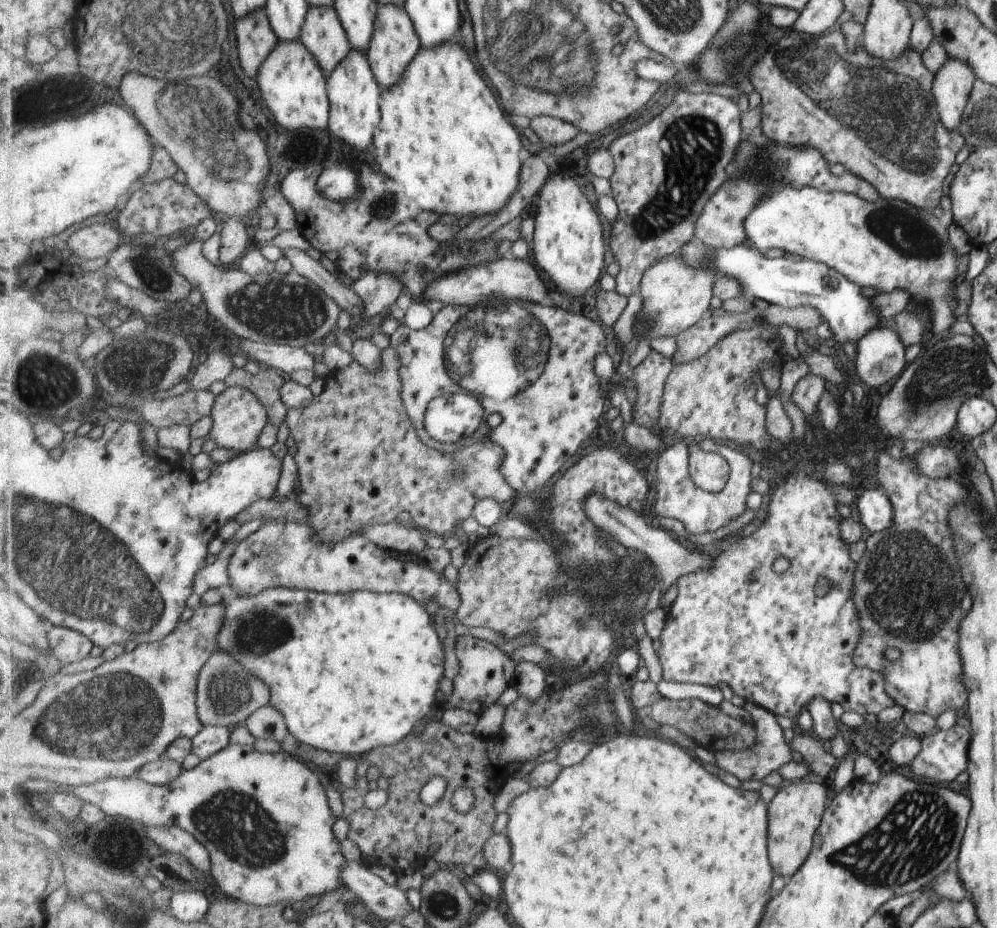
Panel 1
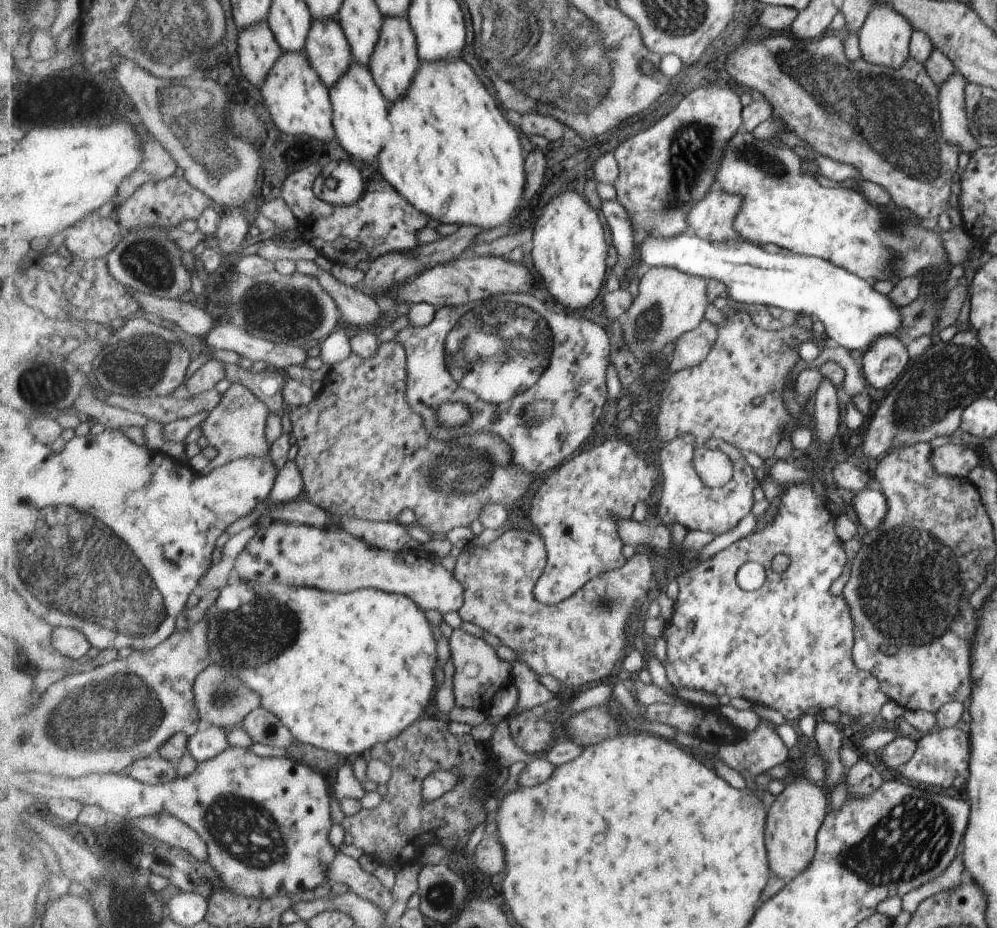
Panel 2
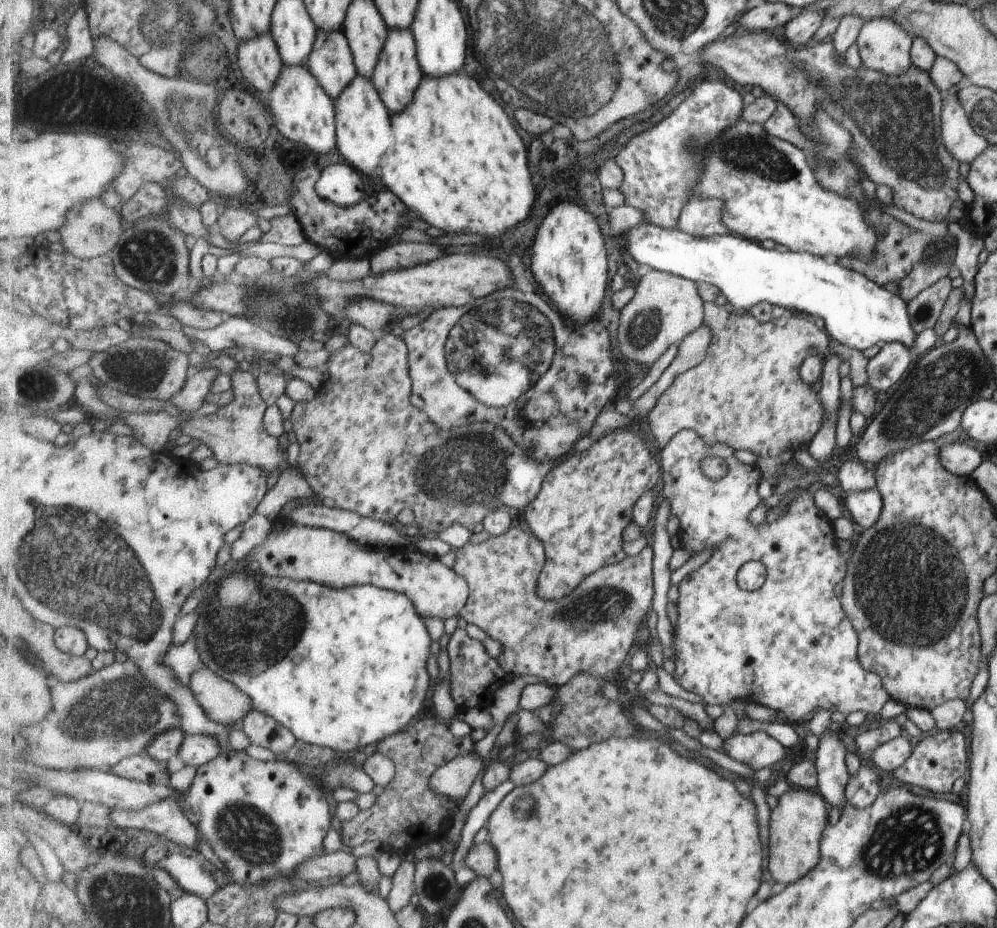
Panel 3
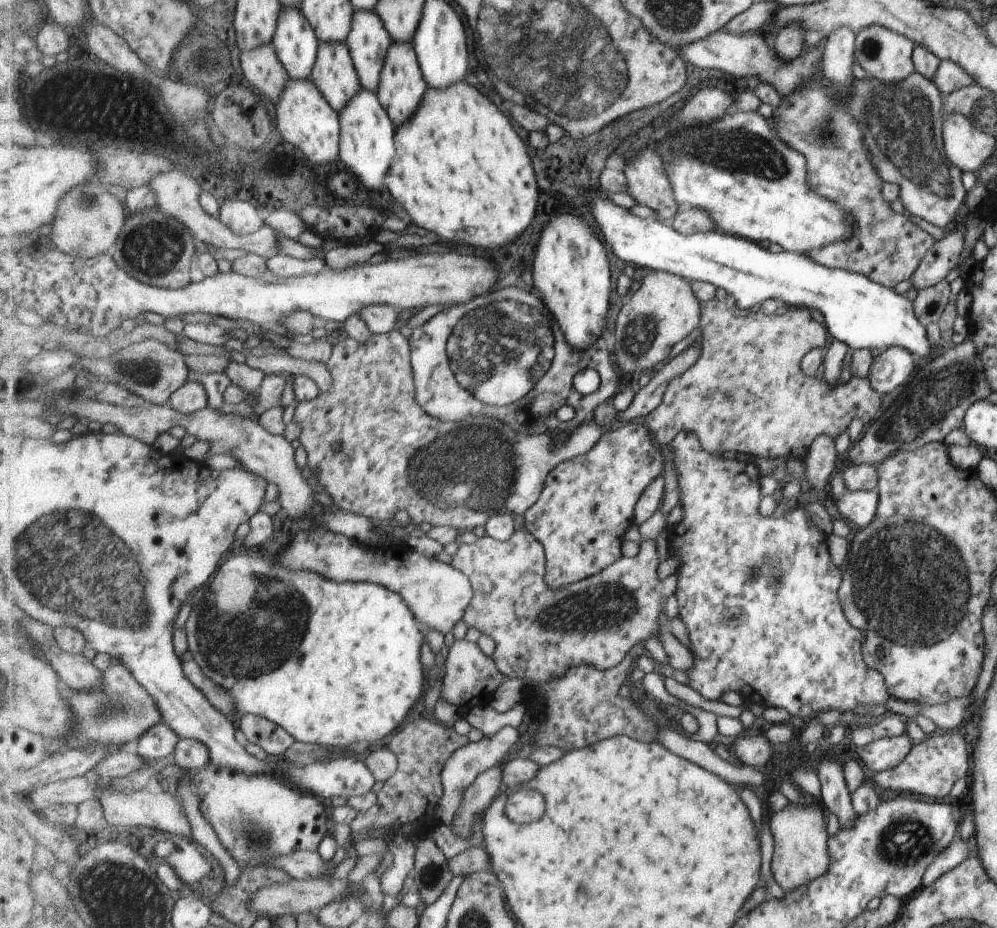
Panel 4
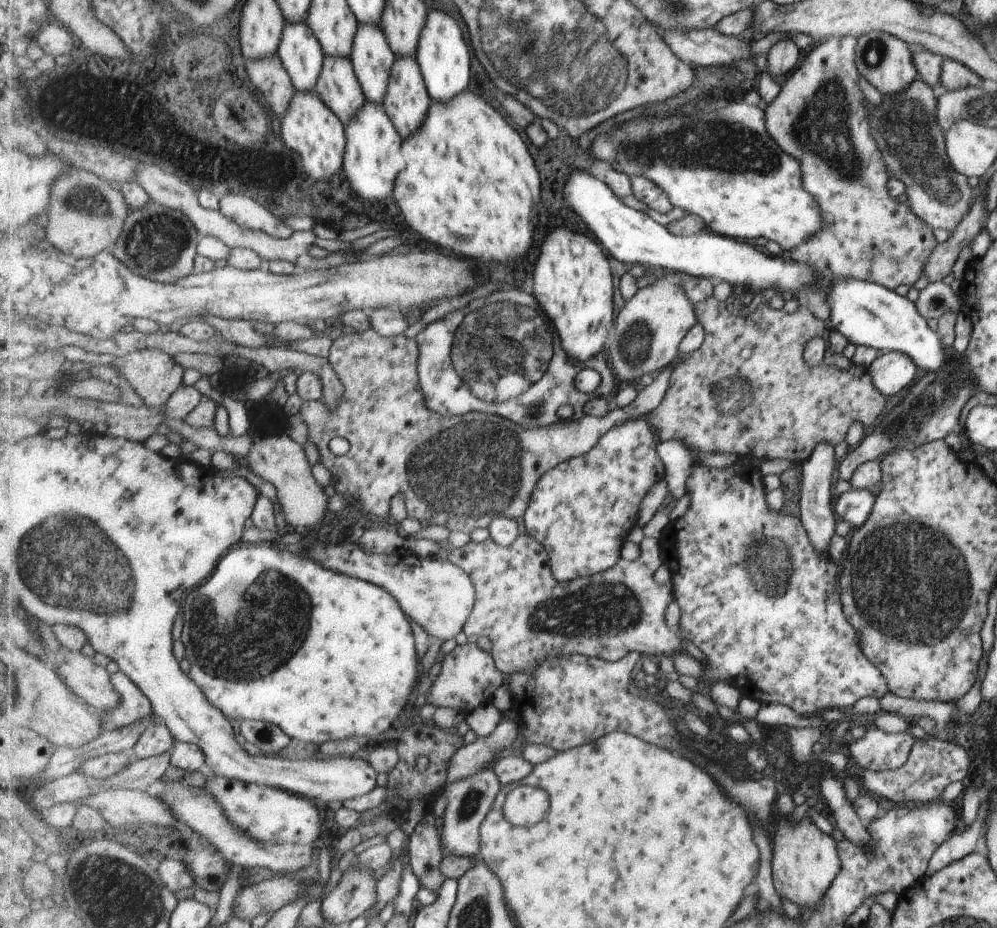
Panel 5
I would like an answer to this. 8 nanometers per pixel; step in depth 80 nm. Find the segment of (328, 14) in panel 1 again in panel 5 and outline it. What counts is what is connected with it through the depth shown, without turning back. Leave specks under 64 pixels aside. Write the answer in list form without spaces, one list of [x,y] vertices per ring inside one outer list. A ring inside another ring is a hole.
[[[328,56],[317,91],[346,127],[353,122],[353,118],[357,118],[357,114],[361,114],[368,101],[351,58]]]

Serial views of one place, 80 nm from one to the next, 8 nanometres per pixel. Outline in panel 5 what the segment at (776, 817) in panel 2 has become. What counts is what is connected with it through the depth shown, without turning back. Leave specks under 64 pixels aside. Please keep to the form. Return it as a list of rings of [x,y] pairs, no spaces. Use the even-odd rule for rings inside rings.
[[[788,817],[778,820],[773,832],[773,850],[771,858],[771,880],[773,888],[779,898],[785,898],[791,903],[803,908],[817,908],[821,906],[825,892],[831,880],[839,872],[839,856],[835,854],[835,842],[830,836],[823,834],[806,817],[797,824],[788,821]]]

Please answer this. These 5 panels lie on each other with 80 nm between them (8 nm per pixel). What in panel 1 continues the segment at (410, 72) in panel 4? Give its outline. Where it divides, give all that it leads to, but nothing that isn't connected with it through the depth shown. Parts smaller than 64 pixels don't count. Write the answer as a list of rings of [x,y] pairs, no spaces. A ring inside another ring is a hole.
[[[380,4],[377,14],[376,33],[365,53],[368,55],[369,65],[372,67],[373,75],[381,89],[389,90],[404,81],[405,74],[412,68],[417,54],[421,50],[420,36],[417,35],[416,27],[409,17],[408,11],[401,6],[385,6]]]

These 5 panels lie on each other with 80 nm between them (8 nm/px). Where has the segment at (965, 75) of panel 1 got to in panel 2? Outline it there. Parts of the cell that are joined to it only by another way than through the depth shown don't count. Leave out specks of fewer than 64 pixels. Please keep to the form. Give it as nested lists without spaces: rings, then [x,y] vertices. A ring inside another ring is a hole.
[[[955,73],[947,76],[945,82],[941,82],[941,86],[937,87],[937,91],[941,138],[951,146],[961,148],[961,153],[971,156],[979,148],[979,142],[971,136],[971,132],[967,132],[964,110],[966,84],[961,74]]]

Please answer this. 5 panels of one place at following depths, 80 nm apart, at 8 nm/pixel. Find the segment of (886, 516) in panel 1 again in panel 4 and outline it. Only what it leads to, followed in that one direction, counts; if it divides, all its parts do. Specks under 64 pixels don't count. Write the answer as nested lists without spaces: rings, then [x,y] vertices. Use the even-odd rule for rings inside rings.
[[[875,490],[844,491],[834,505],[841,519],[864,528],[876,517],[878,497]]]

